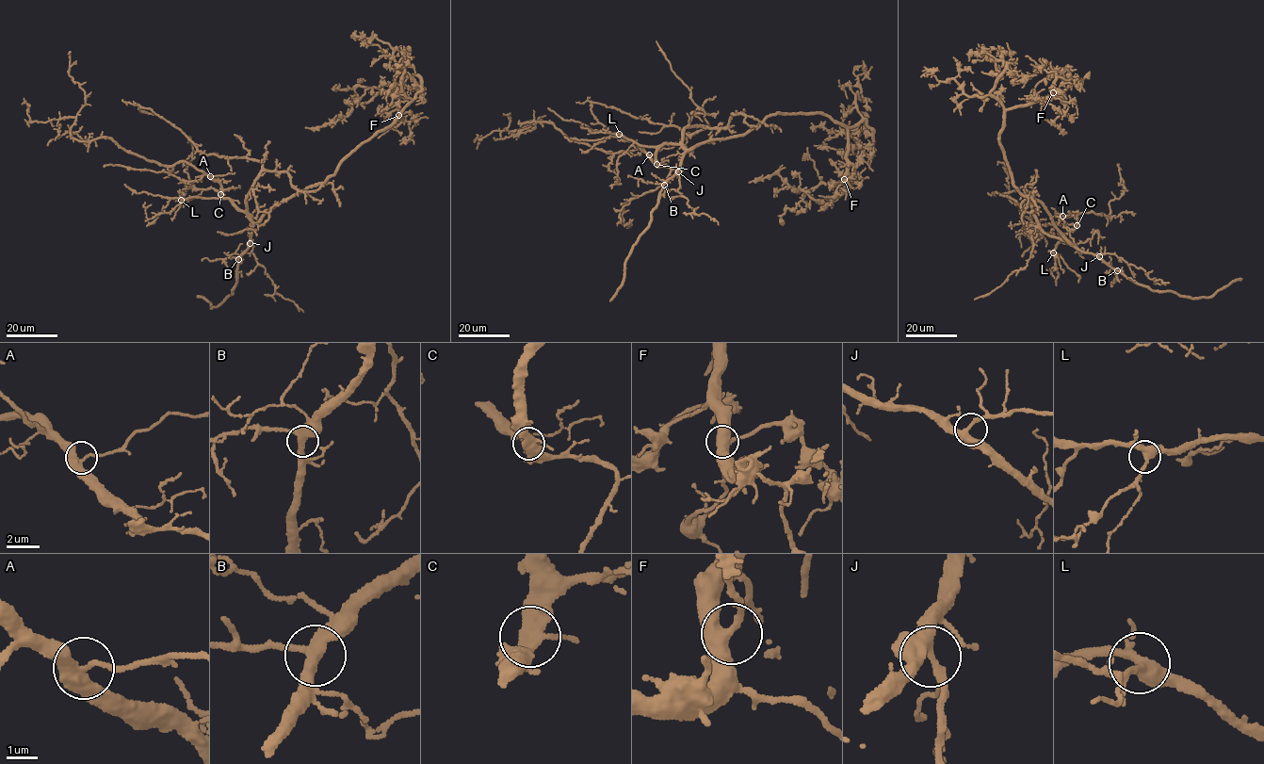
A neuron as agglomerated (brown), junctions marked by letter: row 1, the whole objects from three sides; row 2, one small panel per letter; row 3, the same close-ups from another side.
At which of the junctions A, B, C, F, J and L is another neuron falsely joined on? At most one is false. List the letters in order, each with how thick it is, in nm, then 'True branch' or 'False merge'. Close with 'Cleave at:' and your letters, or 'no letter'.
A: Thickness 360 nm. True branch
B: Thickness 360 nm. True branch
C: Thickness 360 nm. True branch
F: Thickness 440 nm. True branch
J: Thickness 360 nm. True branch
L: Thickness 360 nm. True branch
Cleave at: no letter

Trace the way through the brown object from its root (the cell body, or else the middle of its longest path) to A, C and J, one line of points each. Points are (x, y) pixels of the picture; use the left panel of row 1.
A: (269, 210), (253, 222), (229, 199), (220, 199), (221, 186), (210, 176)
C: (269, 210), (253, 222), (229, 199), (220, 199), (221, 194)
J: (269, 210), (265, 211), (254, 225), (250, 243)

